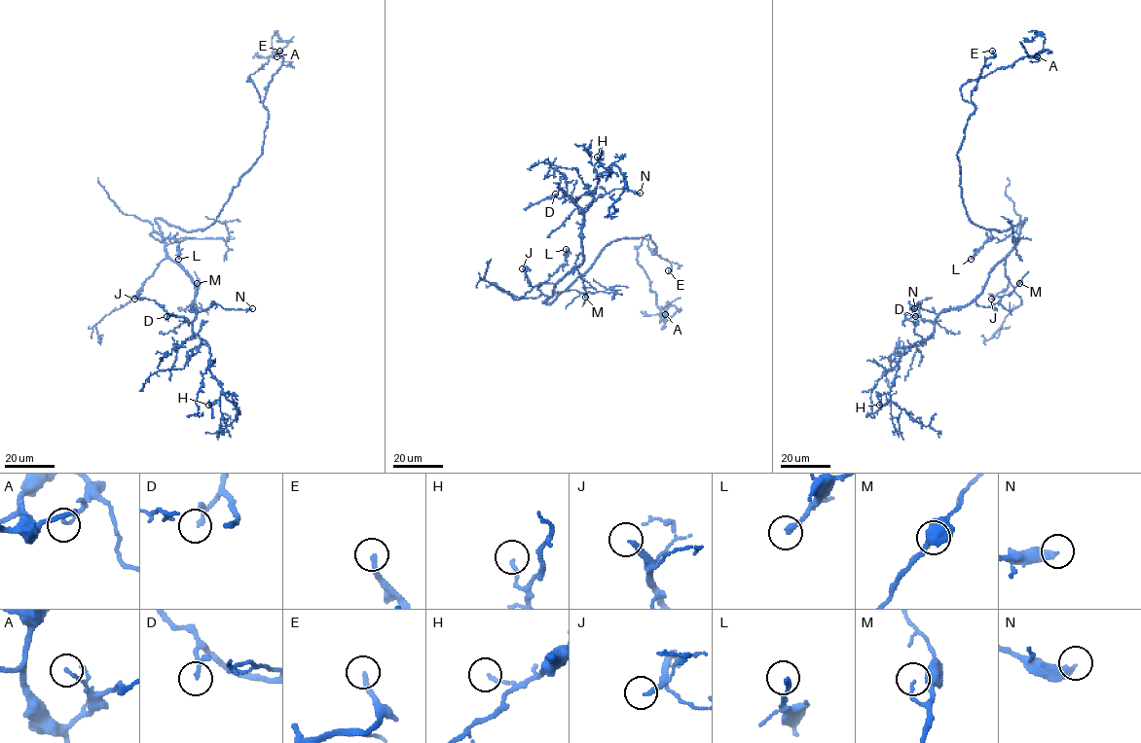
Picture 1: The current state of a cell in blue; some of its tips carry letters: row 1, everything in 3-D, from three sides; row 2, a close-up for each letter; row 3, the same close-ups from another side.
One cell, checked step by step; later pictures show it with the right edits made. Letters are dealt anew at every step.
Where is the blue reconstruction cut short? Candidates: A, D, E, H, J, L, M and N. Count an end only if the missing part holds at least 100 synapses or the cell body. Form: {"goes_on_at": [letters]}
{"goes_on_at": ["E", "J"]}

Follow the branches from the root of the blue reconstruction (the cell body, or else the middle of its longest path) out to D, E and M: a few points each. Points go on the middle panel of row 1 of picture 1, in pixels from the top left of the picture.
D: (568, 287), (548, 303), (543, 301), (584, 259), (583, 216), (570, 195), (557, 197), (555, 194)
E: (568, 287), (607, 244), (625, 237), (649, 235), (656, 245), (651, 251), (671, 264), (668, 270)
M: (568, 287), (548, 303), (543, 301), (583, 262), (581, 253), (575, 268), (582, 278), (585, 297)

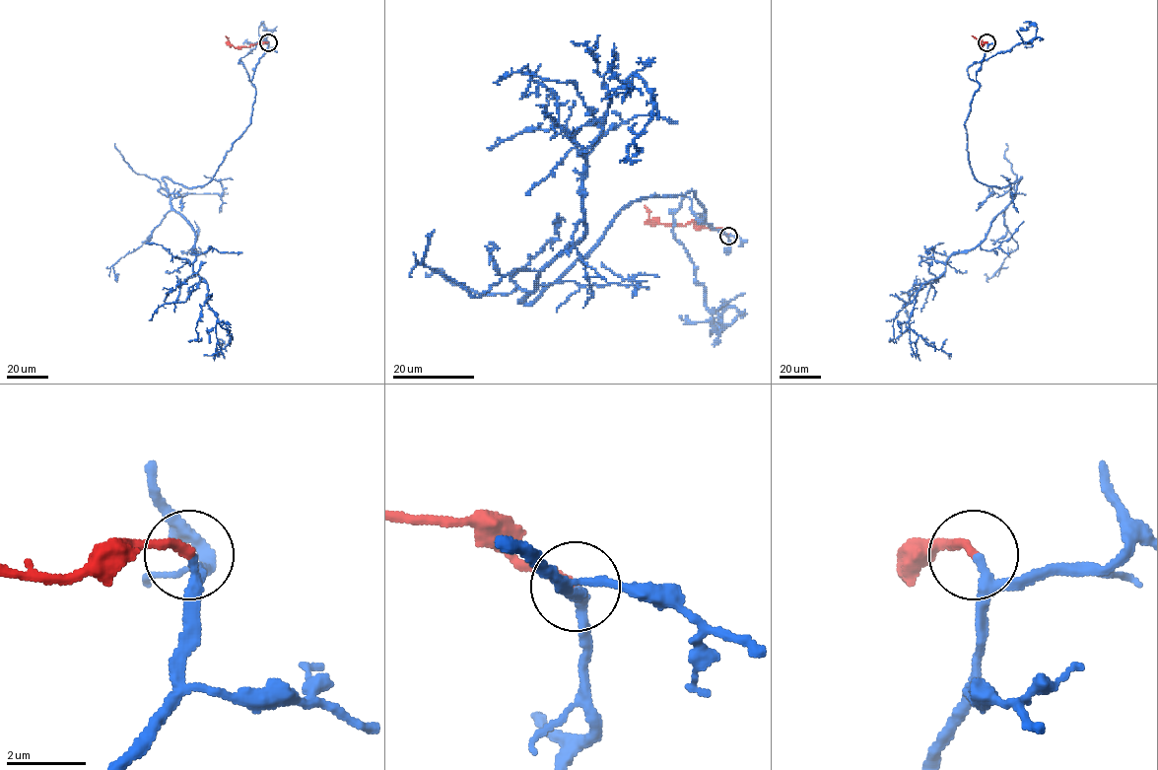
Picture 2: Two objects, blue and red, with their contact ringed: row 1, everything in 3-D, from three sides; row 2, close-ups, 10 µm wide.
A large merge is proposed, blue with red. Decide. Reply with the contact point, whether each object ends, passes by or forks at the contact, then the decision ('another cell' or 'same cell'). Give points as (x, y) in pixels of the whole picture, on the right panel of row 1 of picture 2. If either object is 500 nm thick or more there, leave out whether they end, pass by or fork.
place (987, 42); blue passes by; red ends; same cell

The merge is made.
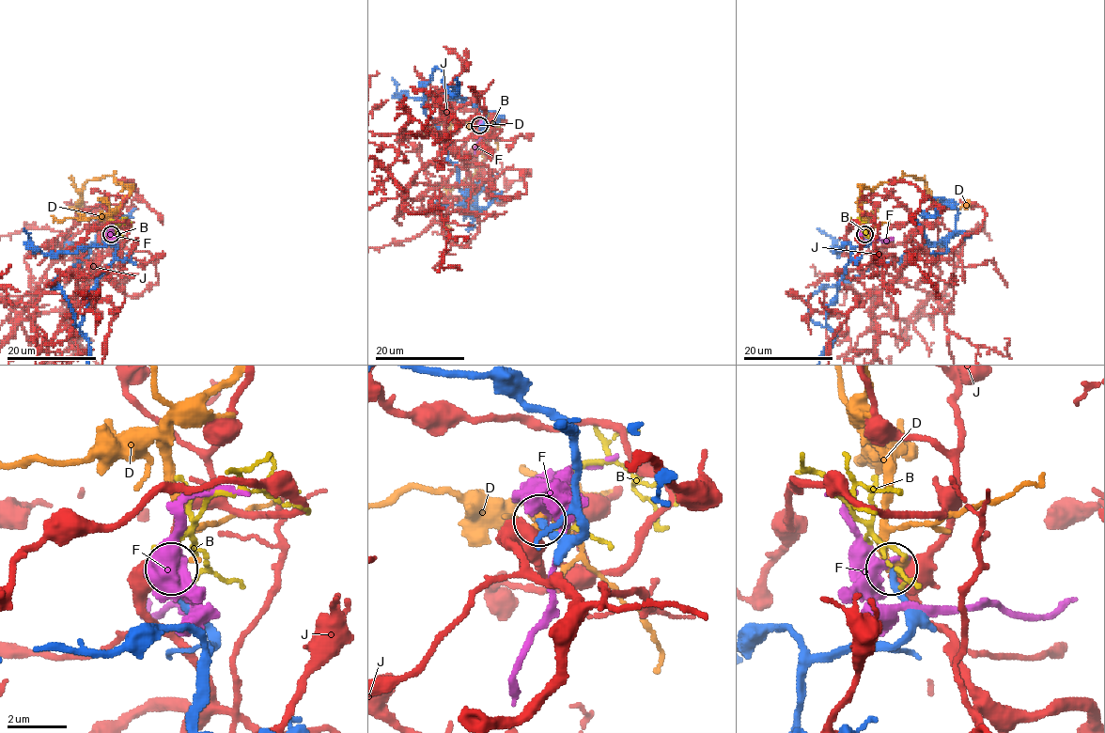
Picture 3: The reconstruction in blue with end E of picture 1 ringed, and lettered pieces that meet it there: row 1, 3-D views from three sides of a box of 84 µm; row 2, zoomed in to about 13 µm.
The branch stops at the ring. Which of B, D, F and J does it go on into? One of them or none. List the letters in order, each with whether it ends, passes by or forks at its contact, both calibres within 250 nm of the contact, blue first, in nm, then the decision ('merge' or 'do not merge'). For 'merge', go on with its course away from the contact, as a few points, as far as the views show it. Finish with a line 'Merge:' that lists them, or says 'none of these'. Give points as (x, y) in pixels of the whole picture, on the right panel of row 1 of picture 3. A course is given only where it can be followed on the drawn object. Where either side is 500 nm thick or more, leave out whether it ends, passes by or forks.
B: it ends | 360/100 nm | do not merge
D: it ends | 240/440 nm | merge
F: 240/650 nm | do not merge
J: it forks | 320/400 nm | do not merge
Merge: D

